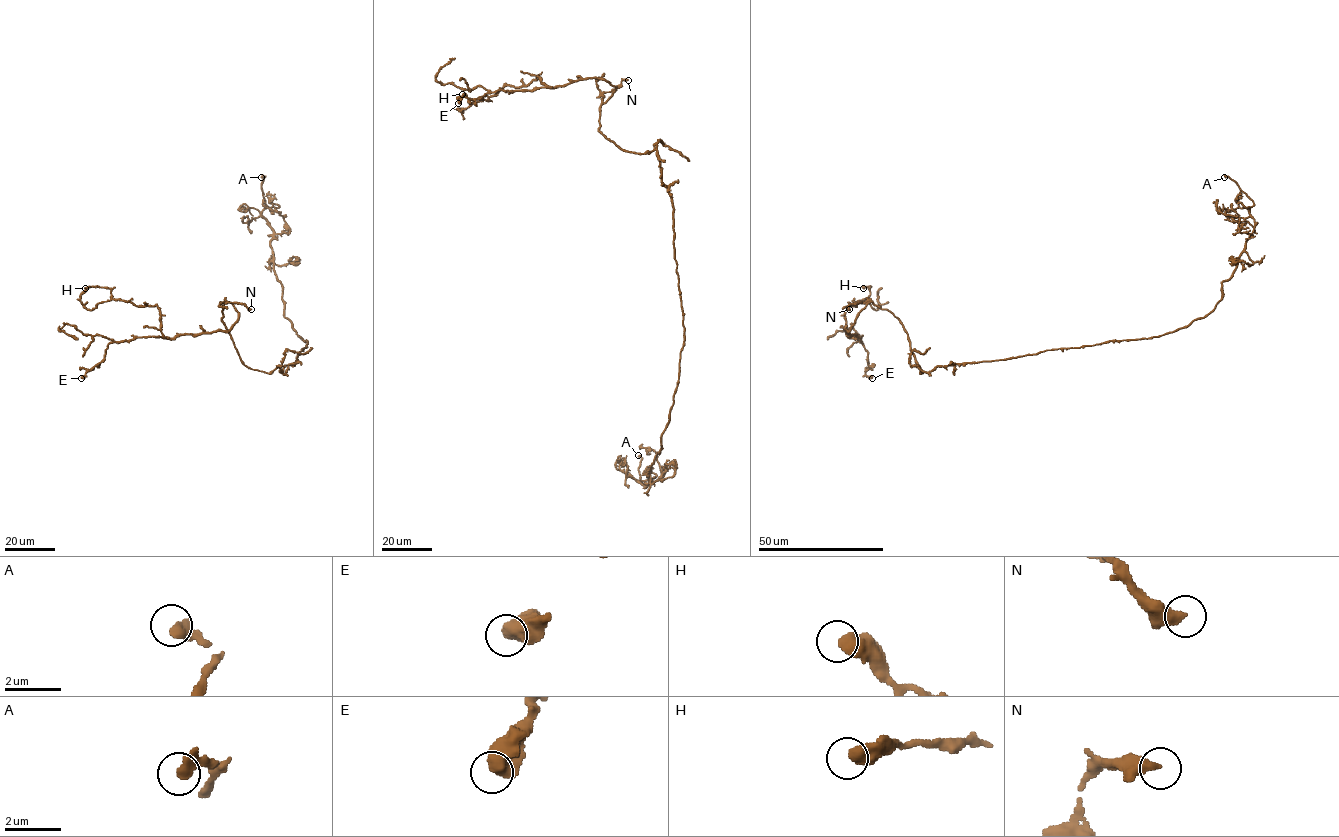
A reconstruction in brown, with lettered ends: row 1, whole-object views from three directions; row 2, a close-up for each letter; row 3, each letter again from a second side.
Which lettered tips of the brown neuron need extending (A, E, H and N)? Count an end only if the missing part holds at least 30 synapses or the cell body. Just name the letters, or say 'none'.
A

